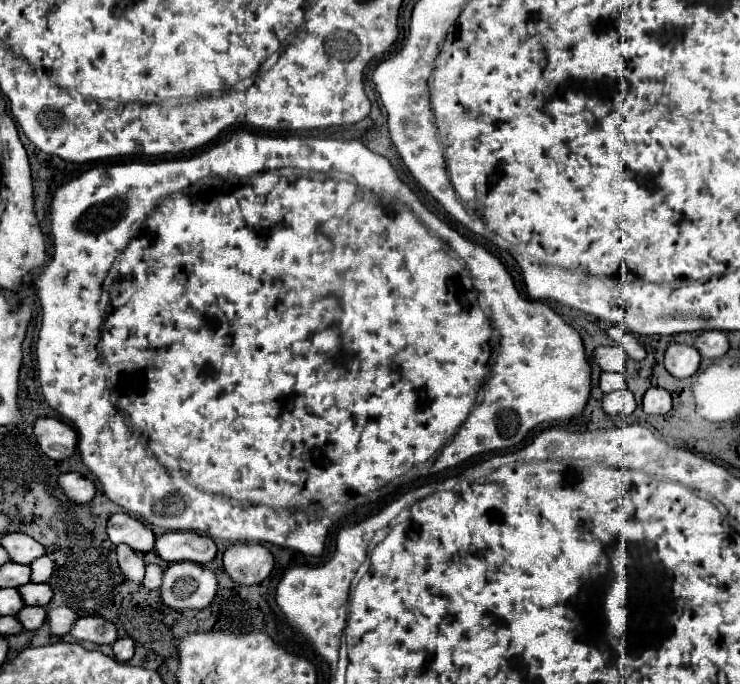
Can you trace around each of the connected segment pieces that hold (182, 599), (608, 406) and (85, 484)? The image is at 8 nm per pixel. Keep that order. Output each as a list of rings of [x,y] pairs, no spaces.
[[[176,562],[164,572],[160,596],[170,608],[204,608],[212,602],[216,576],[194,562]]]
[[[624,388],[624,390],[618,390],[618,392],[604,394],[602,406],[604,406],[606,414],[630,416],[634,412],[634,408],[636,408],[636,400],[634,400],[634,394],[628,388]]]
[[[68,472],[68,474],[60,474],[56,484],[60,486],[60,490],[76,504],[86,504],[96,496],[96,486],[92,480],[88,480],[86,476],[78,474],[78,472]]]

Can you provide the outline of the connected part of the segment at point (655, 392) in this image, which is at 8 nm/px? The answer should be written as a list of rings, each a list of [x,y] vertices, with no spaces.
[[[648,388],[644,394],[644,412],[650,416],[666,414],[672,408],[672,398],[664,388]]]

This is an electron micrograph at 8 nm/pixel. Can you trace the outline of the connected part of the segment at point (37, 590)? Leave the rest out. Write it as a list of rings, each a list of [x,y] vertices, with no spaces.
[[[28,582],[24,586],[18,588],[24,604],[28,606],[46,606],[52,598],[52,588],[48,584],[34,584],[34,582]]]

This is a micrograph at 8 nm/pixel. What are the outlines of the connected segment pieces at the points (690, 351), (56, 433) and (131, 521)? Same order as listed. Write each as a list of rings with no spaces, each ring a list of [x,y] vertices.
[[[670,344],[664,356],[666,370],[676,378],[690,378],[700,366],[700,352],[688,344]]]
[[[38,418],[34,436],[40,450],[52,460],[70,458],[76,450],[76,432],[58,418]]]
[[[128,514],[110,516],[106,524],[106,534],[112,544],[128,544],[136,552],[150,552],[154,548],[154,534],[150,526]]]

